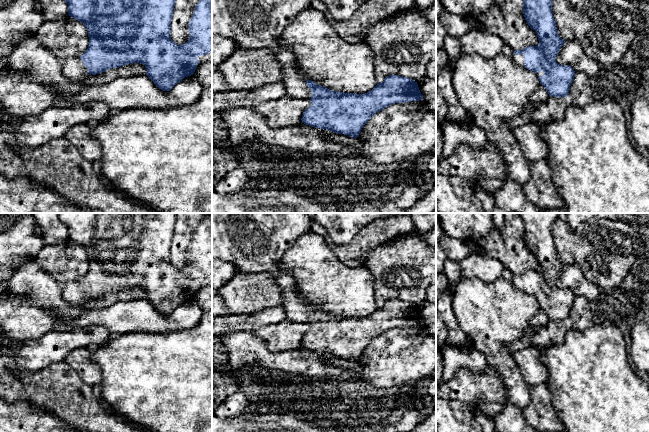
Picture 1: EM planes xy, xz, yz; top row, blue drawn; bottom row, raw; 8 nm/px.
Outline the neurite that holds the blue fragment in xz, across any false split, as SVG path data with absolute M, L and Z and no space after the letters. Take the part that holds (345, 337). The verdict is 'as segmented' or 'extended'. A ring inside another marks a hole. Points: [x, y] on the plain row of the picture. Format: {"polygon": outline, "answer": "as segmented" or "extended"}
{"polygon": "M212 213L212 259L231 262L236 266L238 272L248 274L271 273L282 292L286 319L311 325L311 329L303 336L301 345L315 352L326 353L357 362L363 350L377 336L395 327L423 325L423 319L419 314L417 306L399 299L387 300L383 306L377 307L372 314L364 318L332 315L307 303L303 295L298 291L292 274L289 271L281 270L279 263L294 242L311 231L311 223L312 220L307 213Z", "answer": "extended"}

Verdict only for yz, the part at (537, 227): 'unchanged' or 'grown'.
grown

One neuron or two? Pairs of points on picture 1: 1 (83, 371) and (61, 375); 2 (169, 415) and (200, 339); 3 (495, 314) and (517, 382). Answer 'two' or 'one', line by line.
1: two
2: one
3: one

